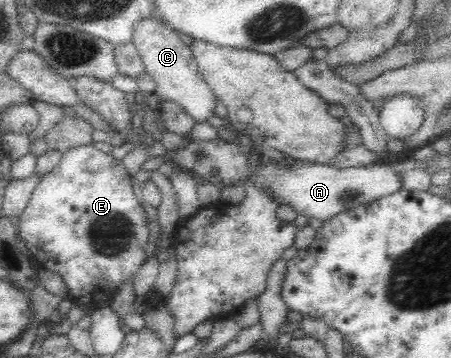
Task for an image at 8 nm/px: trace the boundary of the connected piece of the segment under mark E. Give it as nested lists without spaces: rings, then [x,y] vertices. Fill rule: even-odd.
[[[93,144],[70,148],[63,153],[59,165],[53,168],[50,174],[47,174],[37,183],[37,186],[35,186],[31,194],[26,210],[23,211],[21,218],[19,218],[18,229],[20,230],[21,237],[27,242],[29,253],[40,262],[41,267],[53,269],[63,276],[65,283],[67,283],[67,287],[69,287],[69,296],[71,296],[73,302],[77,303],[79,306],[95,310],[99,302],[105,302],[105,300],[113,298],[118,292],[118,288],[121,284],[124,284],[129,278],[133,280],[133,276],[135,276],[138,268],[145,262],[145,250],[149,240],[149,223],[146,213],[142,208],[142,204],[138,201],[133,192],[131,177],[132,175],[127,172],[123,160],[117,160],[113,155],[102,152]]]

